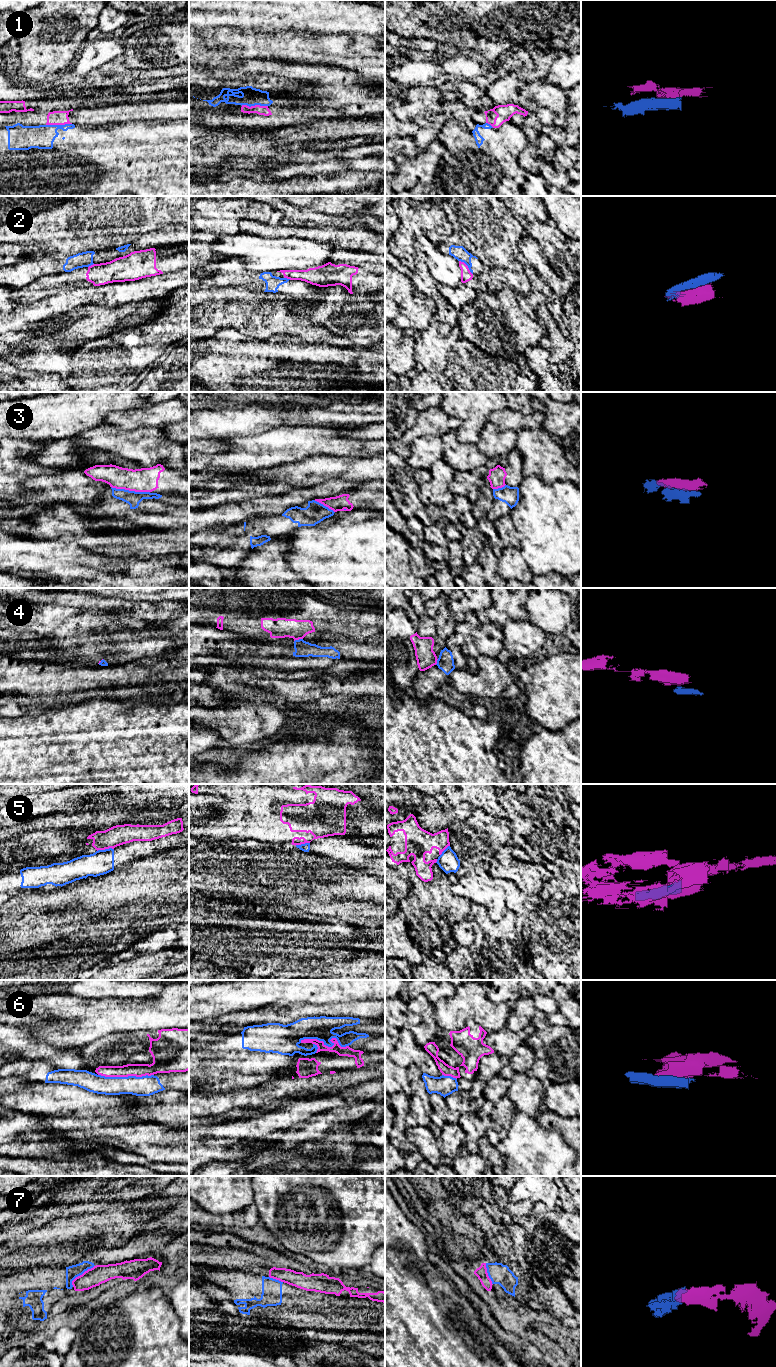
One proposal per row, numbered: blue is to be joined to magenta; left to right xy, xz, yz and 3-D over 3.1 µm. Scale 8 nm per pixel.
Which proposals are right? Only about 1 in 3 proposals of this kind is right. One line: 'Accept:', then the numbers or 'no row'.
Accept: no row

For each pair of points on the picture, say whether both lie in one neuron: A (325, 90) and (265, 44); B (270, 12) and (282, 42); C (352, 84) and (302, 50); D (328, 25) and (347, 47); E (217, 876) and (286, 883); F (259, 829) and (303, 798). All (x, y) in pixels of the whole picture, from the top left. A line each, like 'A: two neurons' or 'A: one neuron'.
A: two neurons
B: two neurons
C: two neurons
D: two neurons
E: one neuron
F: one neuron

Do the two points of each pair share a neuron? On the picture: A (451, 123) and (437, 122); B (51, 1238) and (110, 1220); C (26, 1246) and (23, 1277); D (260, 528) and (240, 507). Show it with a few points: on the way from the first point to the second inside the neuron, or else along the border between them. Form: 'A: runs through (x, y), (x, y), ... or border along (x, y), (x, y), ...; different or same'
A: border along (448, 117), (440, 129); different
B: runs through (61, 1223), (94, 1221); same
C: border along (47, 1266), (36, 1266), (10, 1274); different
D: border along (273, 516), (249, 518), (228, 526); different

